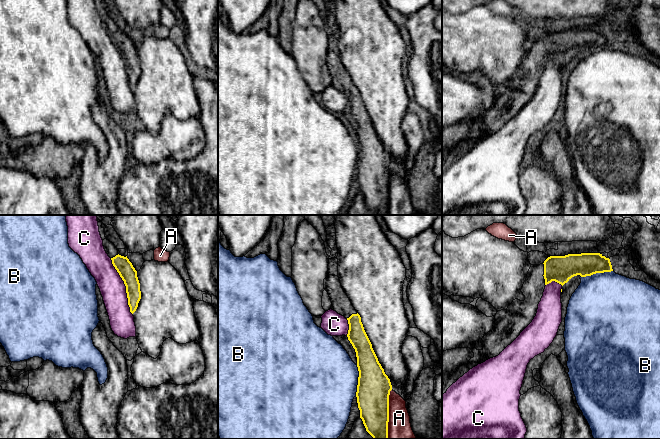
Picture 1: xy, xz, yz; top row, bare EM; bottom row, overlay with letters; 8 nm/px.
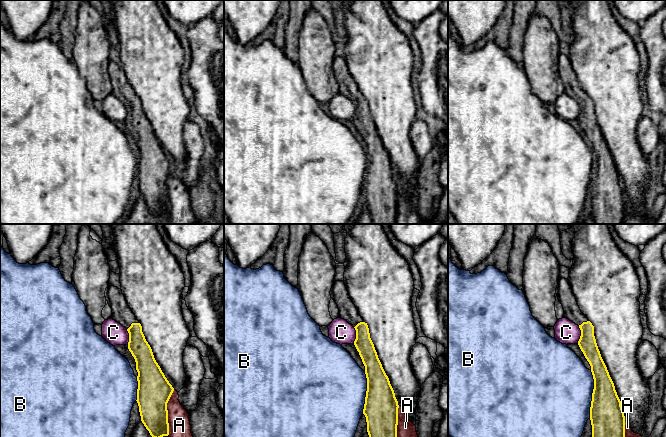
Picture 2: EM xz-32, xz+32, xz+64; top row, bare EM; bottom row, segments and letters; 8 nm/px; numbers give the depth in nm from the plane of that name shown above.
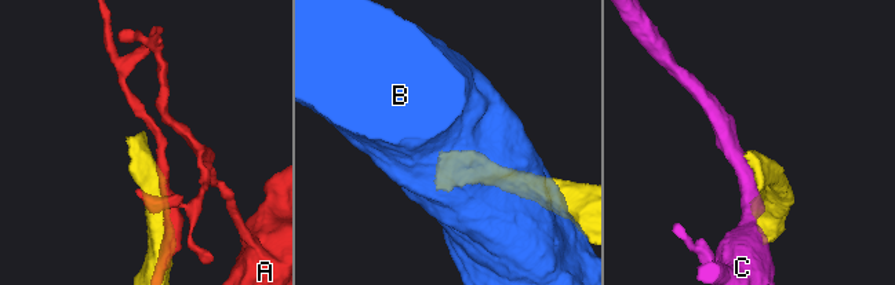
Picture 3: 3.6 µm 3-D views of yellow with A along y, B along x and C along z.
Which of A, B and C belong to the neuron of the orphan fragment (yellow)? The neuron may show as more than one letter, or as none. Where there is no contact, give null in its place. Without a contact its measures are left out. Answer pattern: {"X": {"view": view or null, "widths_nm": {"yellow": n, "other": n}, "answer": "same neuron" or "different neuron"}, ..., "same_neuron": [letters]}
{"A": {"view": "xz", "widths_nm": {"yellow": 260, "other": 220}, "answer": "different neuron"}, "B": {"view": "yz", "widths_nm": {"yellow": 190, "other": 480}, "answer": "different neuron"}, "C": {"view": "xy", "widths_nm": {"yellow": 140, "other": 200}, "answer": "different neuron"}, "same_neuron": []}

